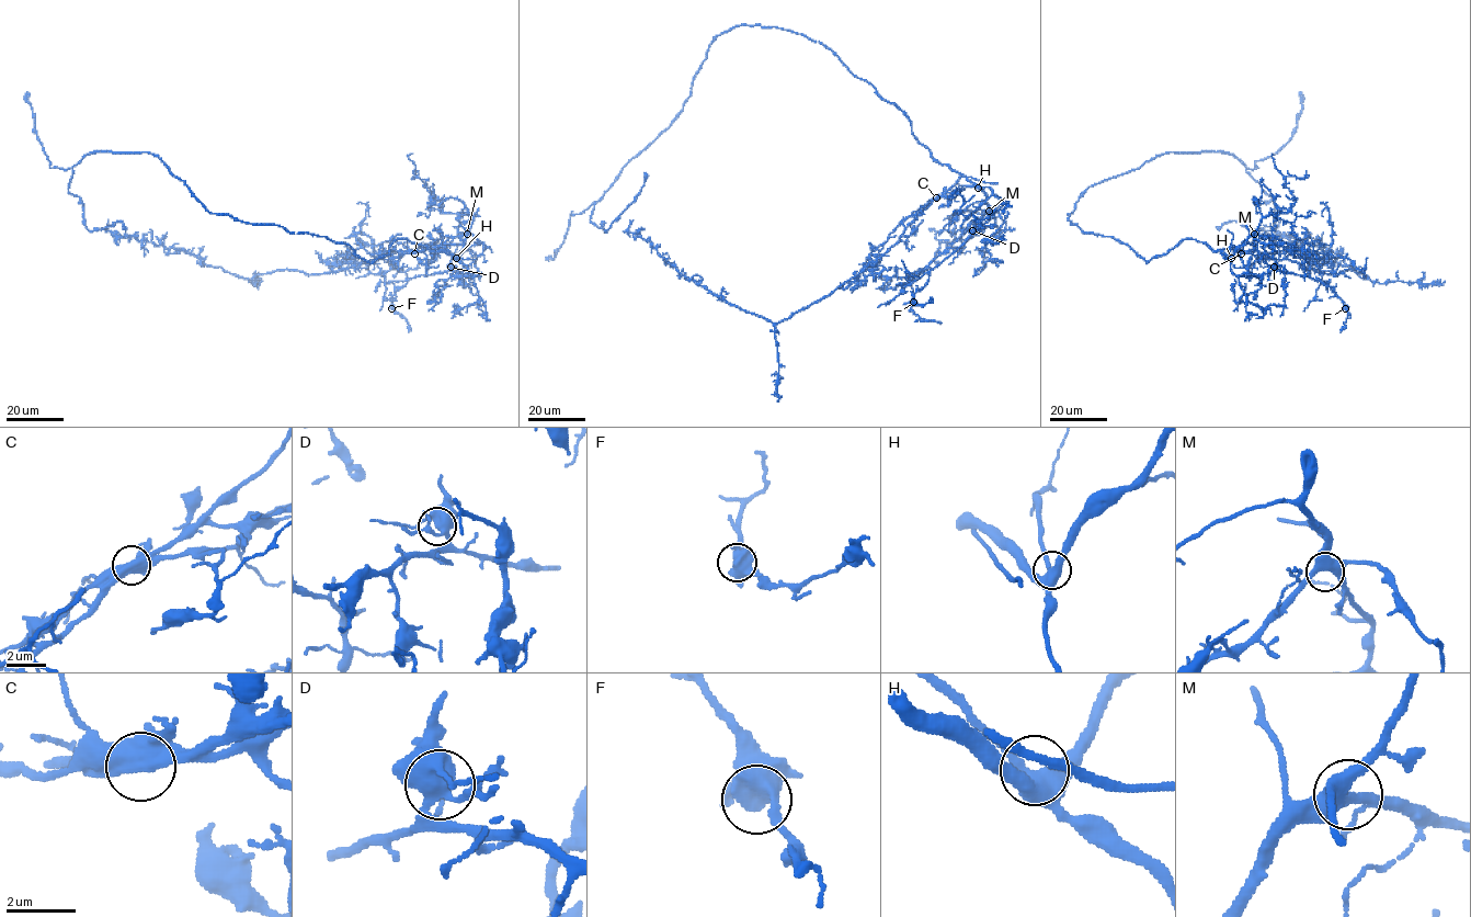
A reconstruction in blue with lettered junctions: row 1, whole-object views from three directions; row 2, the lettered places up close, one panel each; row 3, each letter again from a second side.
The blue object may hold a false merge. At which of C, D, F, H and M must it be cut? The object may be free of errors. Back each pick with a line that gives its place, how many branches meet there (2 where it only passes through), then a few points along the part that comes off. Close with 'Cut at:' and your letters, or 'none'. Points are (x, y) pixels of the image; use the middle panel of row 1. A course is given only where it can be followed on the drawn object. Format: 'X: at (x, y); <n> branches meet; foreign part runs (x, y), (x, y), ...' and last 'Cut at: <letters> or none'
C: at (936, 197); 4 branches meet; foreign part runs (935, 197), (880, 257), (774, 324), (681, 274), (649, 241), (631, 233), (633, 221)
Cut at: C

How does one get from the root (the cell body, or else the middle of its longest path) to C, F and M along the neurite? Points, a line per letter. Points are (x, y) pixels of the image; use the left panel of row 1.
C: (357, 256), (373, 262), (387, 256), (397, 239), (415, 241), (433, 251), (440, 250), (430, 247), (413, 253)
F: (357, 256), (373, 262), (407, 239), (449, 253), (471, 276), (480, 273), (411, 278), (391, 308)
M: (357, 256), (373, 262), (387, 256), (395, 240), (407, 239), (456, 258), (464, 249), (467, 234)

